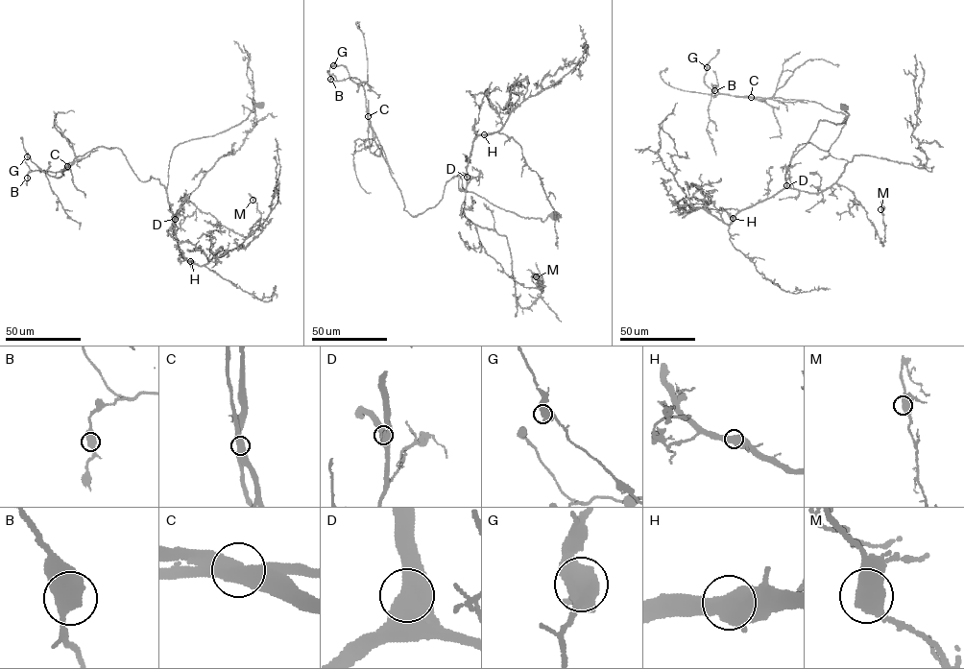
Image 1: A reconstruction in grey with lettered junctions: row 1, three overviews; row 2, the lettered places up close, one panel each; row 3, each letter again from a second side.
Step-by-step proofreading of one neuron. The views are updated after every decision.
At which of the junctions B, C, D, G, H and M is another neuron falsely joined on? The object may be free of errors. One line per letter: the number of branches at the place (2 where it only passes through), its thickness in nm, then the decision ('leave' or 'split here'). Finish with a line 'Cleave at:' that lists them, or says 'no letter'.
B: branches 2; calibre 600 nm; leave
C: branches 2; calibre 600 nm; split here
D: branches 2; calibre 600 nm; leave
G: branches 2; calibre 600 nm; leave
H: branches 2; calibre 600 nm; leave
M: branches 2; calibre 650 nm; leave
Cleave at: C

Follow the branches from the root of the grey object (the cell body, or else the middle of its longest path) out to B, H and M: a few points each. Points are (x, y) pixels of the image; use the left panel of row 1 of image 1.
B: (260, 106), (177, 145), (166, 190), (102, 146), (27, 178)
H: (260, 106), (224, 131), (184, 141), (173, 149), (167, 199), (180, 253), (190, 261)
M: (260, 106), (224, 131), (179, 144), (168, 169), (175, 220), (190, 202), (249, 237), (261, 217), (253, 200)

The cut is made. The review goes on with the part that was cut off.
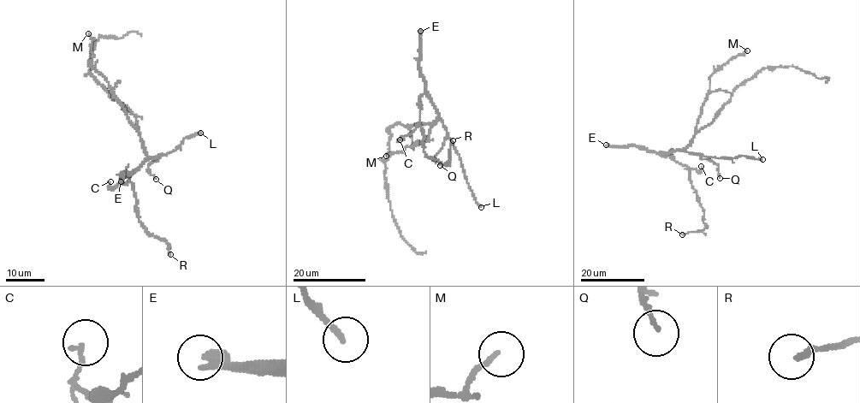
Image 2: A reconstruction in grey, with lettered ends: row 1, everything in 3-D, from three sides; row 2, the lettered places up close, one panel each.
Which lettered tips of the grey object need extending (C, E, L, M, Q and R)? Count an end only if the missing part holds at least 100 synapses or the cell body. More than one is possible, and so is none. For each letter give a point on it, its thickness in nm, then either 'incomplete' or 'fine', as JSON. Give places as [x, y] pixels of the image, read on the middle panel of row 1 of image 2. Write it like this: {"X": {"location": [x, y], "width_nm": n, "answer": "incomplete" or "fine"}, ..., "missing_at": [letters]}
{"C": {"location": [400, 139], "width_nm": 140, "answer": "fine"}, "E": {"location": [420, 31], "width_nm": 360, "answer": "incomplete"}, "L": {"location": [481, 207], "width_nm": 200, "answer": "fine"}, "M": {"location": [386, 156], "width_nm": 140, "answer": "fine"}, "Q": {"location": [440, 165], "width_nm": 110, "answer": "fine"}, "R": {"location": [453, 140], "width_nm": 200, "answer": "fine"}, "missing_at": ["E"]}

